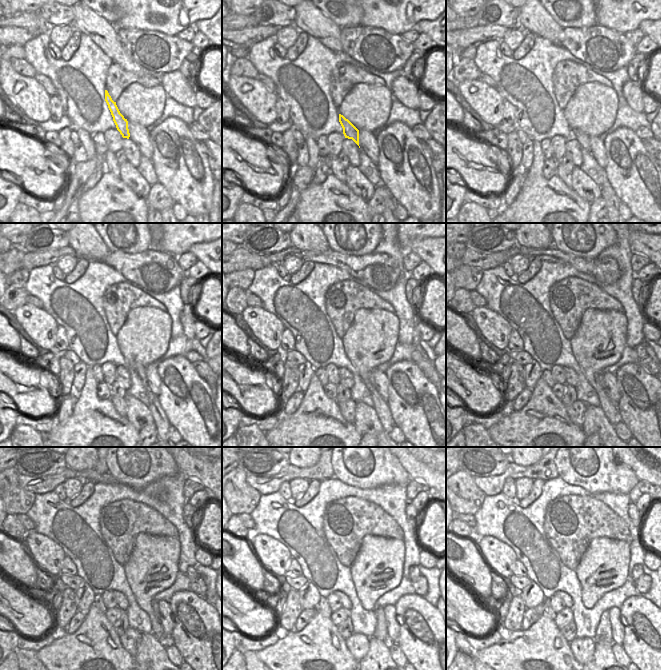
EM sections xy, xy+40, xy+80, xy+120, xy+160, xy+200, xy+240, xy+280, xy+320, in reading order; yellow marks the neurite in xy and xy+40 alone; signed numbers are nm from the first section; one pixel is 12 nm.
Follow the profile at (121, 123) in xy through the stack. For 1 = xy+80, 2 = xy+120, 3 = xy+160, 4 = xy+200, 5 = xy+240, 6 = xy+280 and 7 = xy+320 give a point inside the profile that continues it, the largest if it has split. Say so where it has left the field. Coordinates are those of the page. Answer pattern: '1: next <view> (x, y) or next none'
1: next xy+80 (583, 139)
2: next xy+120 (139, 368)
3: next xy+160 (370, 375)
4: next xy+200 (599, 376)
5: next xy+240 (154, 604)
6: next xy+280 (380, 633)
7: next xy+320 (603, 632)

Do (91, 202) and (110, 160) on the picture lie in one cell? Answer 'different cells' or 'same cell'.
different cells

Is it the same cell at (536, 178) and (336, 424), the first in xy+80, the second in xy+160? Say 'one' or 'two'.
one

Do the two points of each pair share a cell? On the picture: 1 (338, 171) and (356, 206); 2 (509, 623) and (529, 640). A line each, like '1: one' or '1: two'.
1: two
2: two

